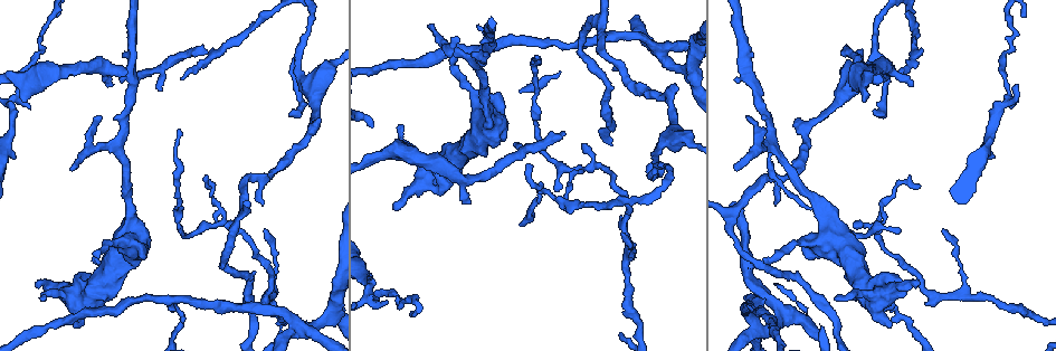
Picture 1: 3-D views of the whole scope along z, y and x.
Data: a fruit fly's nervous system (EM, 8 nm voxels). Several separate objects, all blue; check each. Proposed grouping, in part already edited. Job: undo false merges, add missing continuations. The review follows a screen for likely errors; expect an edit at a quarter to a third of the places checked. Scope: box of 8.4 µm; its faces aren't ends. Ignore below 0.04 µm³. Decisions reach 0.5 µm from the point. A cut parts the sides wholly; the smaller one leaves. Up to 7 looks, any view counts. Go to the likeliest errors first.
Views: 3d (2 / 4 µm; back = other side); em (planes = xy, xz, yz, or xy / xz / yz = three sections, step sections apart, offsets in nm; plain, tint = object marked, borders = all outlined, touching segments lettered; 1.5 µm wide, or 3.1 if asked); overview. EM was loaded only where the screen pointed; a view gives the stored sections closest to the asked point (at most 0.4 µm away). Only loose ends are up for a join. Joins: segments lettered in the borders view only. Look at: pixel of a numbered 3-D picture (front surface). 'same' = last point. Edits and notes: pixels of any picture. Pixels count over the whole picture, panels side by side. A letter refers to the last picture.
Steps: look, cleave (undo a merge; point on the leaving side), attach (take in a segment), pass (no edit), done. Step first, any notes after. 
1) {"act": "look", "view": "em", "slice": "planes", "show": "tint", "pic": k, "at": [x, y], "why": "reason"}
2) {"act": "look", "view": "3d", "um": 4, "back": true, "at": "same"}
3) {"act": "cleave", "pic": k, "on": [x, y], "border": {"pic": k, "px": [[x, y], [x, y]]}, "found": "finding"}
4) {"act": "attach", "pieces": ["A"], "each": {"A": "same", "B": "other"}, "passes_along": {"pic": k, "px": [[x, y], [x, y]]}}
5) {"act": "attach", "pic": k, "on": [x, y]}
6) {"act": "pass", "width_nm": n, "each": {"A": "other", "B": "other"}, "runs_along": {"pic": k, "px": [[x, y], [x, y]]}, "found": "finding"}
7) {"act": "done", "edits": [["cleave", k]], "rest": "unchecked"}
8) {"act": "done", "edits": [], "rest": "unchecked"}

{"act": "look", "view": "em", "slice": "xz", "step": 4, "show": "borders", "pic": 1, "at": [469, 198], "why": "an open end"}

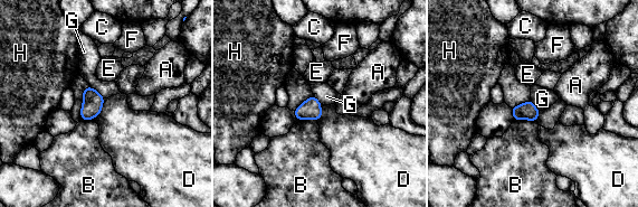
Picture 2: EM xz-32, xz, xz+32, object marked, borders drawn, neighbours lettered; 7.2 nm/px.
{"act": "pass", "each": {"A": "other", "B": "other", "C": "other", "D": "other", "E": "other", "F": "other", "G": "other", "H": "other"}, "border": {"pic": 2, "px": [[104, 99], [102, 110], [92, 119]]}, "found": "no lettered segment goes on from it"}

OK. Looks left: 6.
{"act": "look", "view": "3d", "um": 4, "pic": 1, "at": [591, 166], "why": "branch point"}

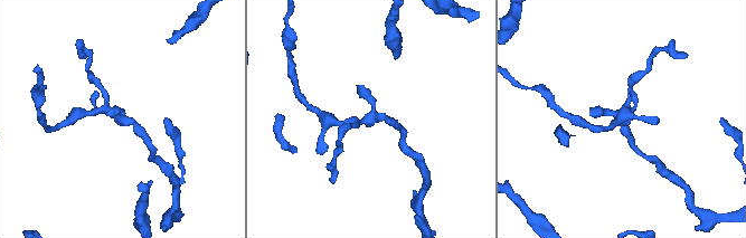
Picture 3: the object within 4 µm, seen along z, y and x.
{"act": "look", "view": "em", "slice": "planes", "show": "tint", "pic": 3, "at": [123, 120]}

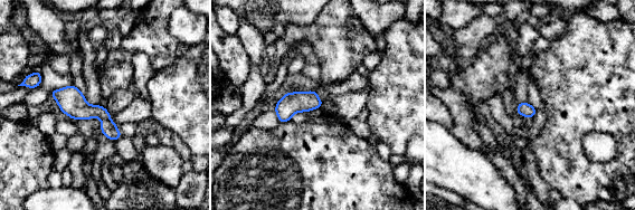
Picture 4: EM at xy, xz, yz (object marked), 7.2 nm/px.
{"act": "look", "view": "em", "slice": "planes", "show": "borders", "at": "same", "why": "what lies round it"}

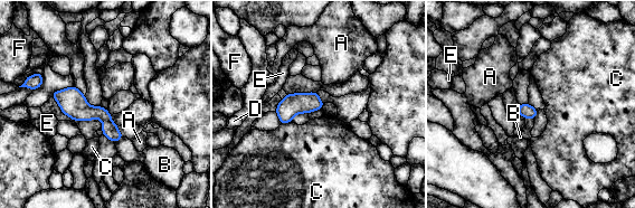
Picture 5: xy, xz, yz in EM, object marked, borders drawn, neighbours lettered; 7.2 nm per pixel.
{"act": "pass", "width_nm": 100, "each": {"A": "other", "B": "other", "C": "other", "D": "other", "E": "other", "F": "other"}, "border": {"pic": 5, "px": [[291, 121], [282, 124]]}, "found": "one neuron here"}

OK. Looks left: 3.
{"act": "look", "view": "3d", "um": 2, "back": true, "pic": 1, "at": [835, 296], "why": "an open end"}

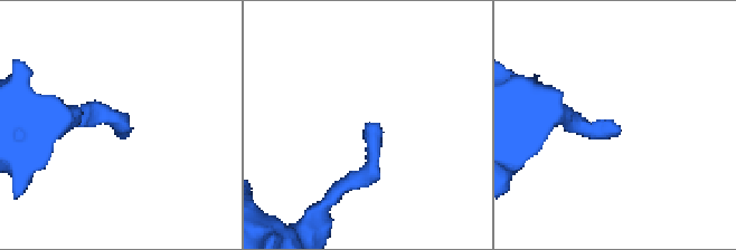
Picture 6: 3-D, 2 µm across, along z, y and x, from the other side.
{"act": "look", "view": "em", "slice": "xy", "step": 8, "show": "tint", "pic": 6, "at": [118, 126], "why": "now the EM"}

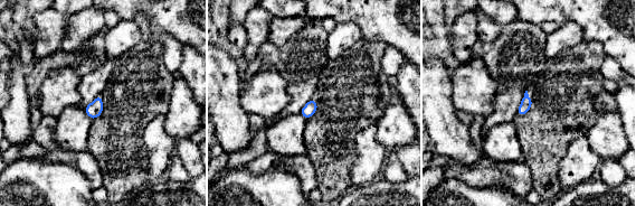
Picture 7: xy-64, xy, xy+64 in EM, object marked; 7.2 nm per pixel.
{"act": "look", "view": "em", "slice": "planes", "show": "borders", "at": "same"}

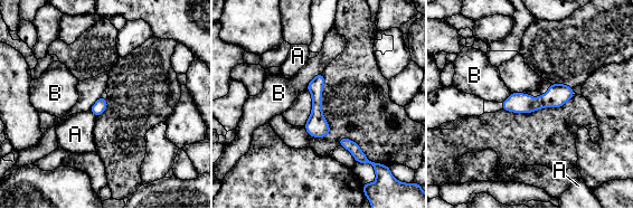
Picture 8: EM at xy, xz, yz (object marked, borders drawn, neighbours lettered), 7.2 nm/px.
{"act": "pass", "each": {"A": "other", "B": "other"}, "runs_along": {"pic": 8, "px": [[570, 92], [538, 103], [504, 106]]}, "found": "no lettered segment goes on from it"}

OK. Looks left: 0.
{"act": "done", "edits": [], "rest": "unchecked"}

